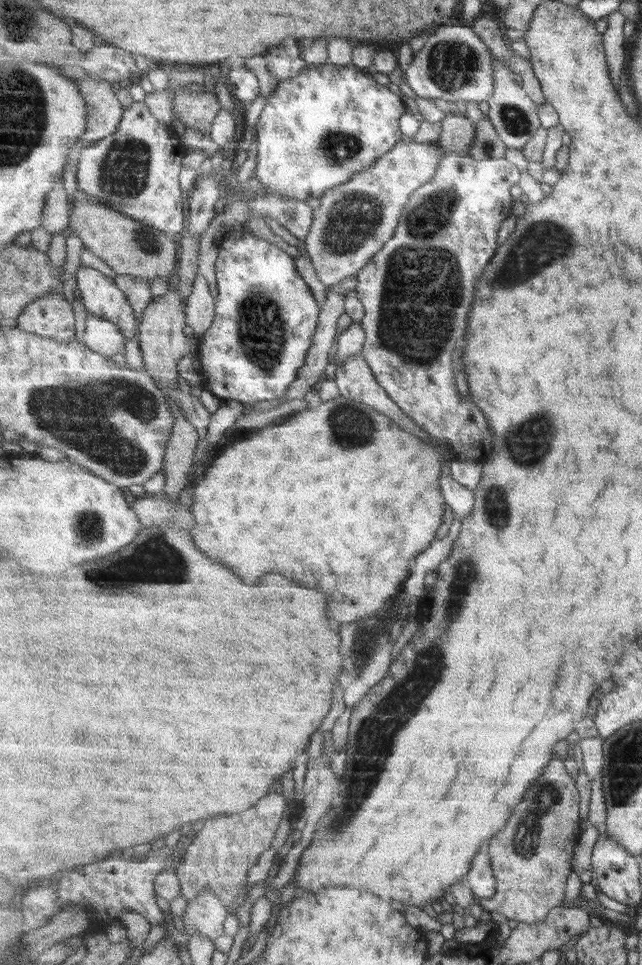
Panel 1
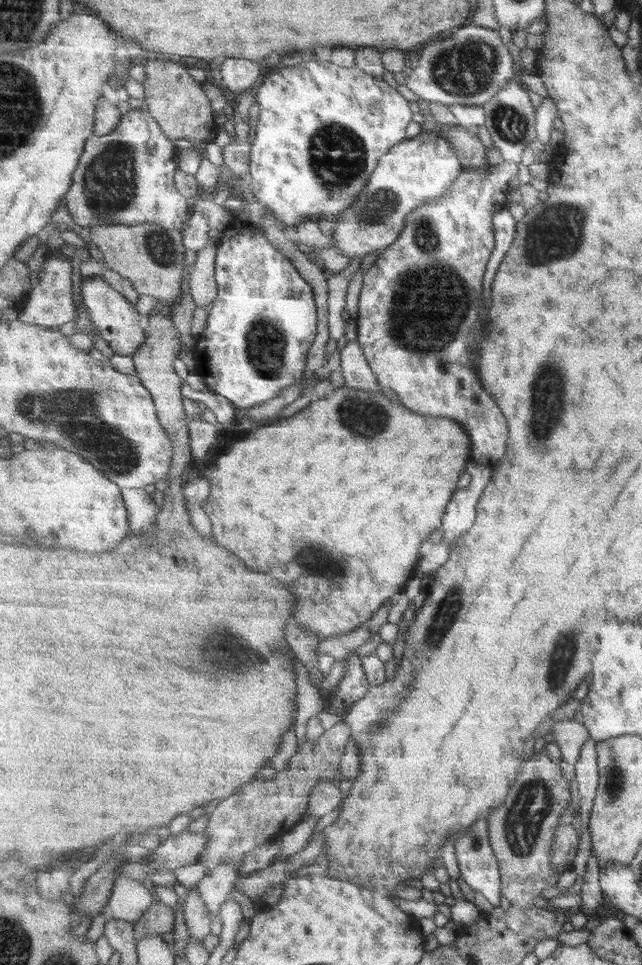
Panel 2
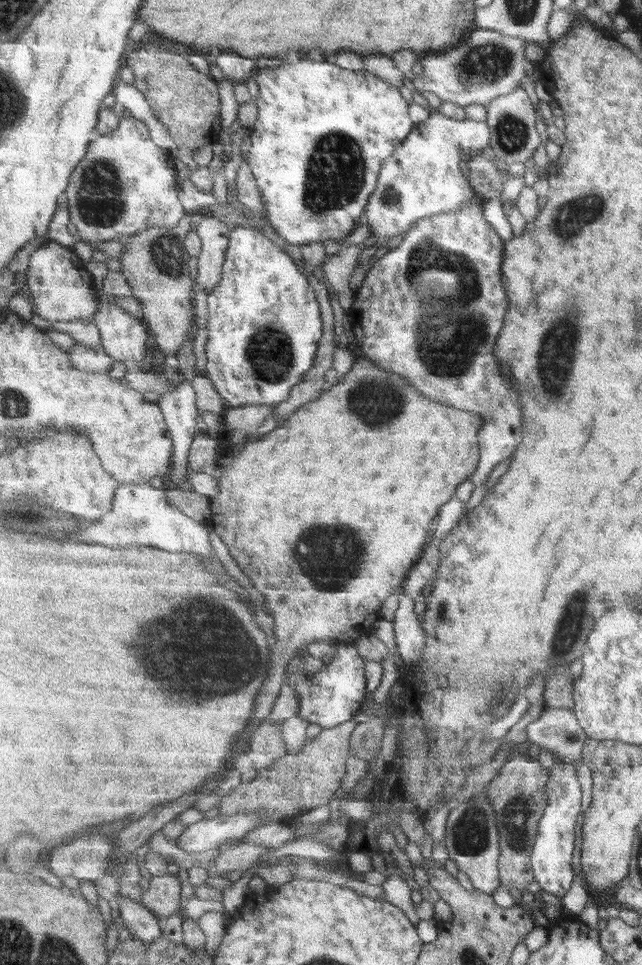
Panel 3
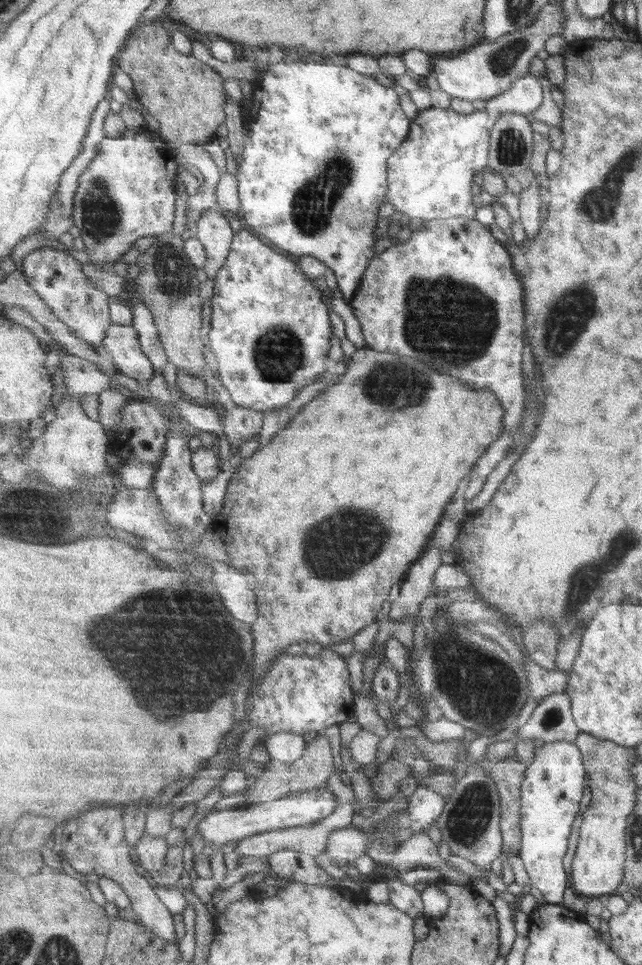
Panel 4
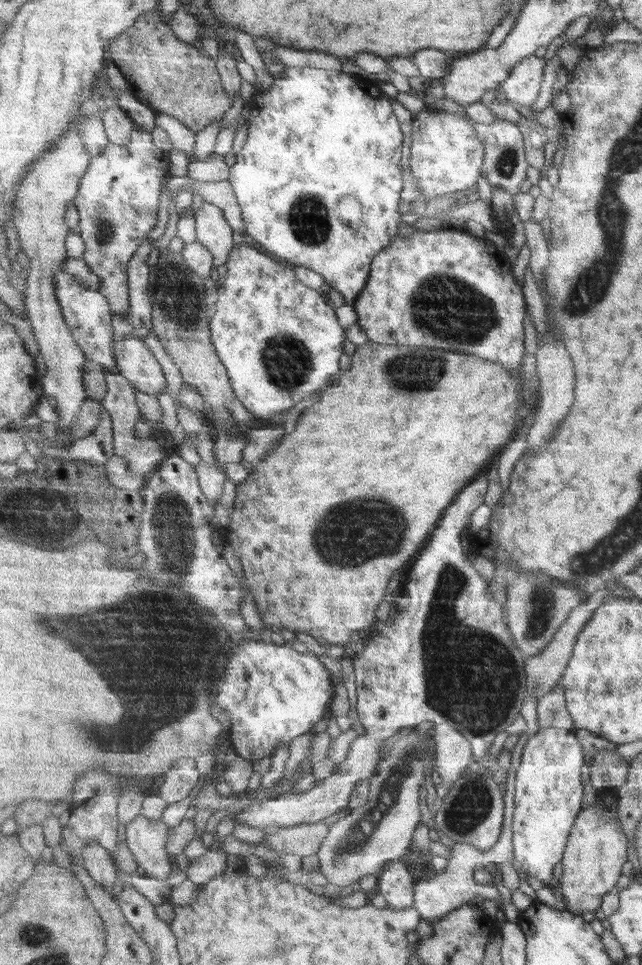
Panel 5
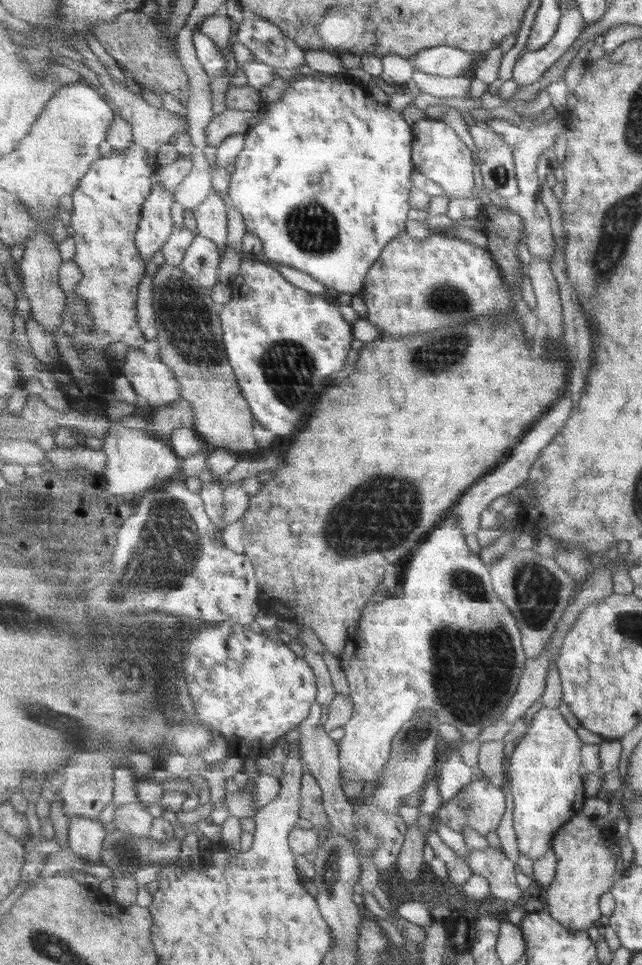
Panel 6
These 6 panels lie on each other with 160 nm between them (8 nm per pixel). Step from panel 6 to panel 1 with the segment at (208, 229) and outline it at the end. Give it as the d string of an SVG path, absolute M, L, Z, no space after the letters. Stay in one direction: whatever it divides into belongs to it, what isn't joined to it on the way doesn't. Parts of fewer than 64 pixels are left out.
M199 274L194 282L193 292L188 298L186 319L195 337L201 339L211 328L216 315L216 297L211 294L208 280Z

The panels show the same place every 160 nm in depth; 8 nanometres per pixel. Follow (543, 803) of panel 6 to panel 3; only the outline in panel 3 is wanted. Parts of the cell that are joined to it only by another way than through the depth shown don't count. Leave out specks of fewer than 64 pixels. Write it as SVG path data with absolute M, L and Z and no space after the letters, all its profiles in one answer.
M559 760L559 763L549 770L550 781L547 783L546 813L539 821L539 834L531 855L531 866L536 882L547 893L563 898L574 884L573 856L575 856L575 830L577 818L583 810L583 790L578 777L579 763L569 763Z

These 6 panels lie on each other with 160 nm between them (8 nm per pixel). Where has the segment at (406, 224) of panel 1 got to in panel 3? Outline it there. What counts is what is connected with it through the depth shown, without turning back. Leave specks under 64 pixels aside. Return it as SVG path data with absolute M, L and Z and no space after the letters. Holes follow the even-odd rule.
M481 196L474 201L465 203L462 209L415 221L413 227L408 229L403 237L390 247L389 252L372 265L366 274L362 285L356 291L355 303L349 312L352 322L351 329L355 334L355 339L359 342L362 354L371 362L374 362L377 366L382 366L387 373L395 373L395 375L405 376L405 378L407 378L407 380L409 380L409 382L411 382L411 384L420 393L422 392L429 400L434 400L445 406L454 406L459 410L468 410L469 412L474 412L486 419L479 431L480 461L478 470L475 471L470 478L476 486L481 486L481 484L487 482L489 474L495 470L497 464L501 464L501 462L507 460L507 458L512 458L513 452L517 450L519 444L521 444L521 440L523 440L522 396L516 387L516 382L502 370L502 362L498 360L494 353L494 348L498 341L497 336L499 336L499 332L501 332L503 318L507 316L507 308L509 308L511 301L509 300L502 281L502 264L505 260L504 252L506 250L506 243L493 228L493 225L489 224L489 221L485 218L485 201L486 199ZM455 294L461 294L461 304L455 302ZM443 352L447 352L447 354L443 354Z

